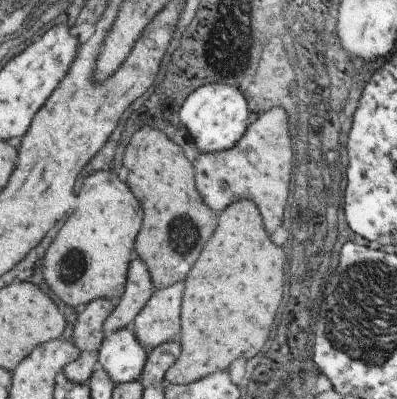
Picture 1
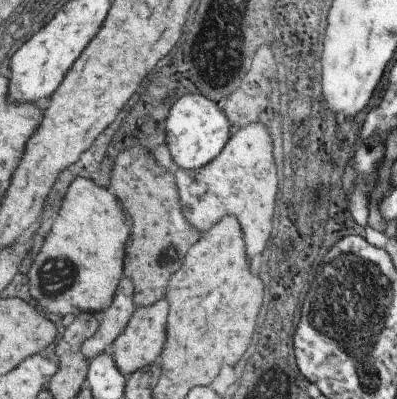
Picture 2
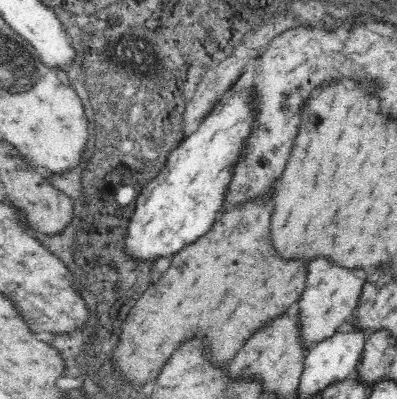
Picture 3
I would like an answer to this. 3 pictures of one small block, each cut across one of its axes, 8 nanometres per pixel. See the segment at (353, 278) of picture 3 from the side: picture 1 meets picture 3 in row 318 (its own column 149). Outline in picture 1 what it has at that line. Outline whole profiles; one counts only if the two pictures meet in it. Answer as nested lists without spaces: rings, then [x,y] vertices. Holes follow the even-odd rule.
[[[179,282],[171,288],[155,290],[153,300],[145,306],[139,318],[133,322],[133,330],[147,348],[155,350],[161,344],[169,344],[173,338],[181,336],[181,304],[183,304],[185,284]]]

